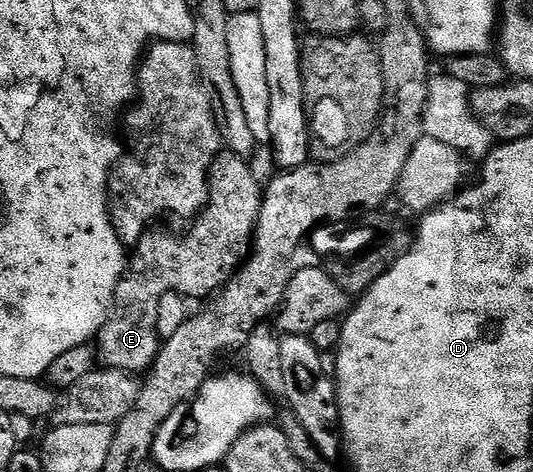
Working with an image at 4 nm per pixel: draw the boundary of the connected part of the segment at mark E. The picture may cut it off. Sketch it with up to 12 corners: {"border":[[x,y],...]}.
{"border":[[222,150],[177,239],[147,230],[96,336],[98,363],[149,372],[160,297],[205,300],[242,266],[262,208]]}

